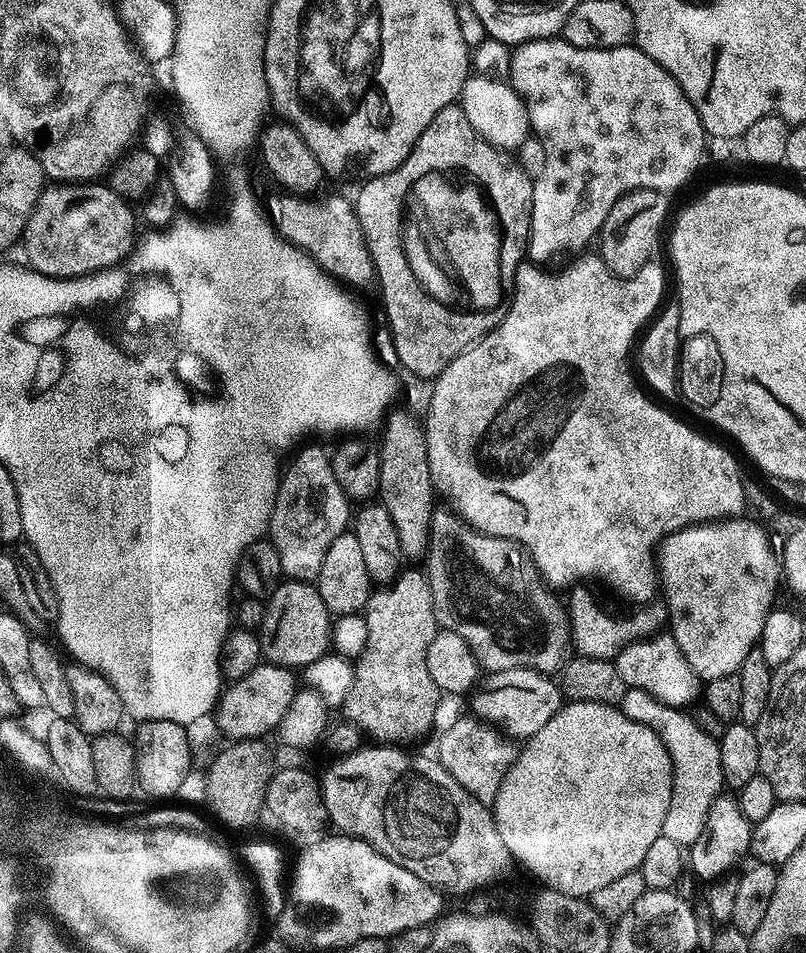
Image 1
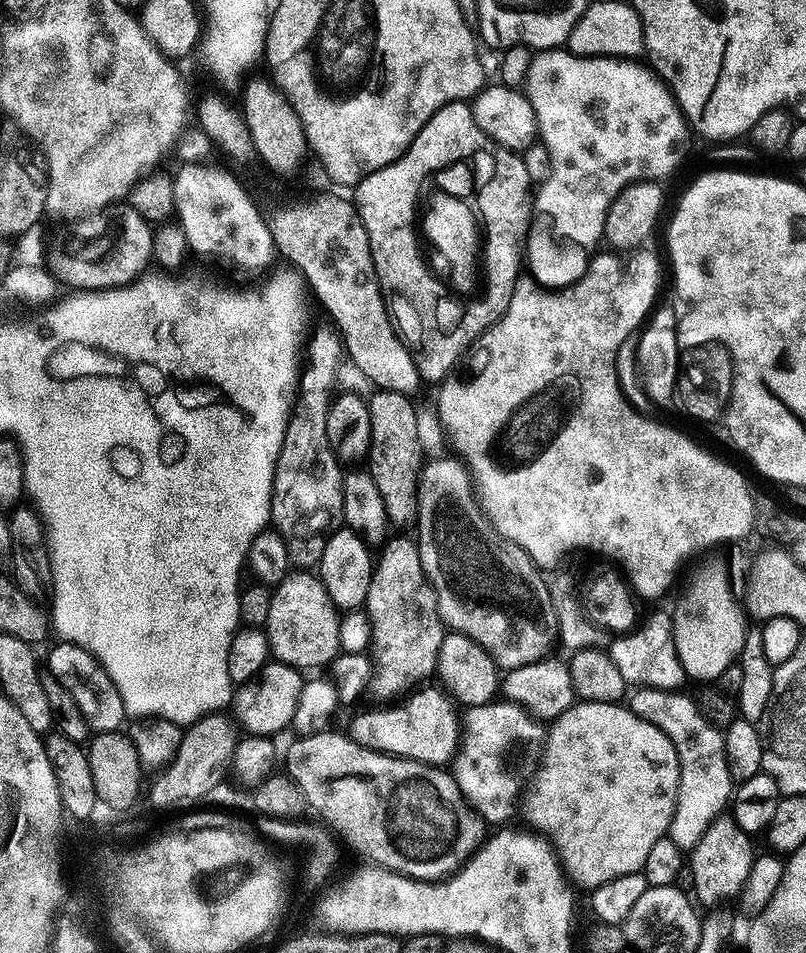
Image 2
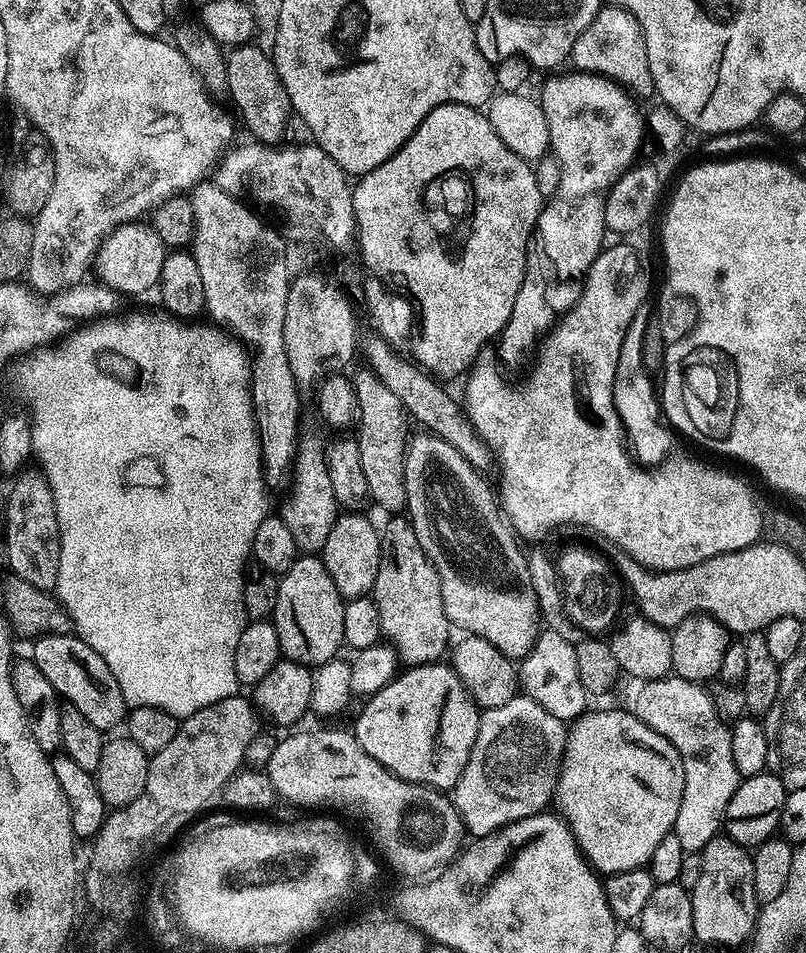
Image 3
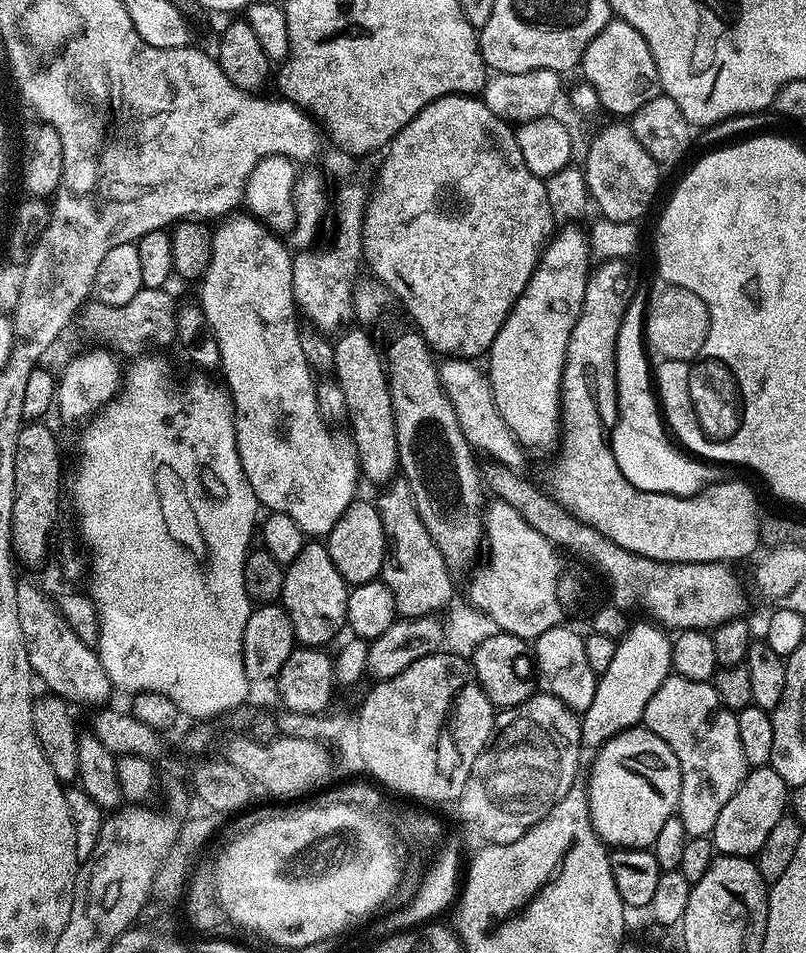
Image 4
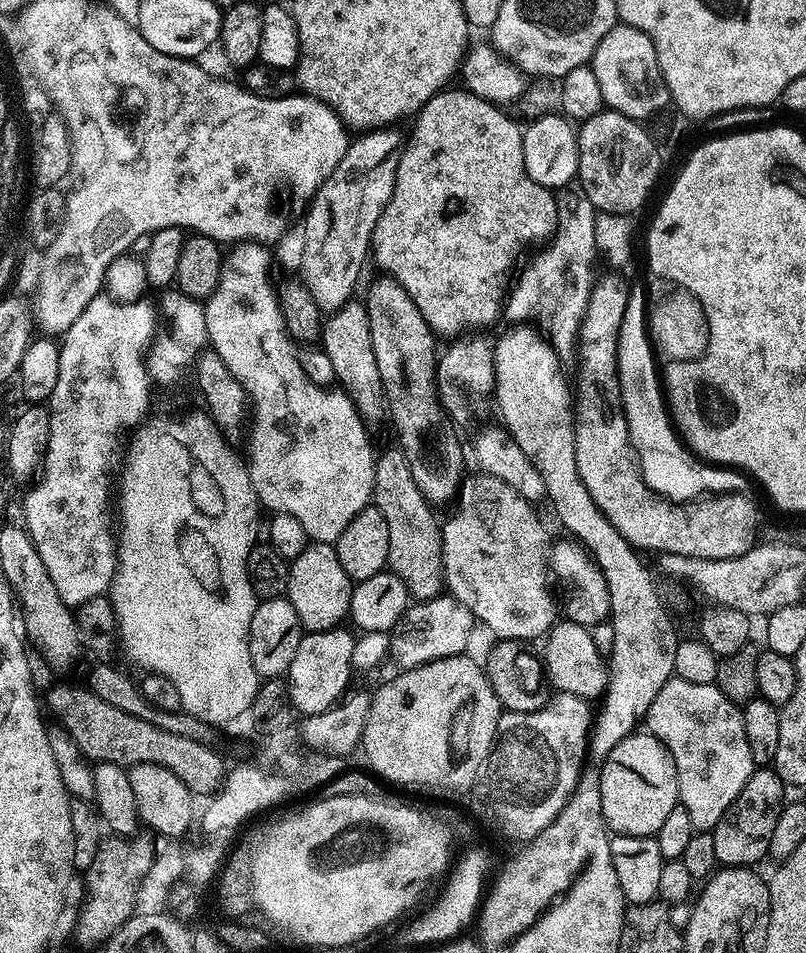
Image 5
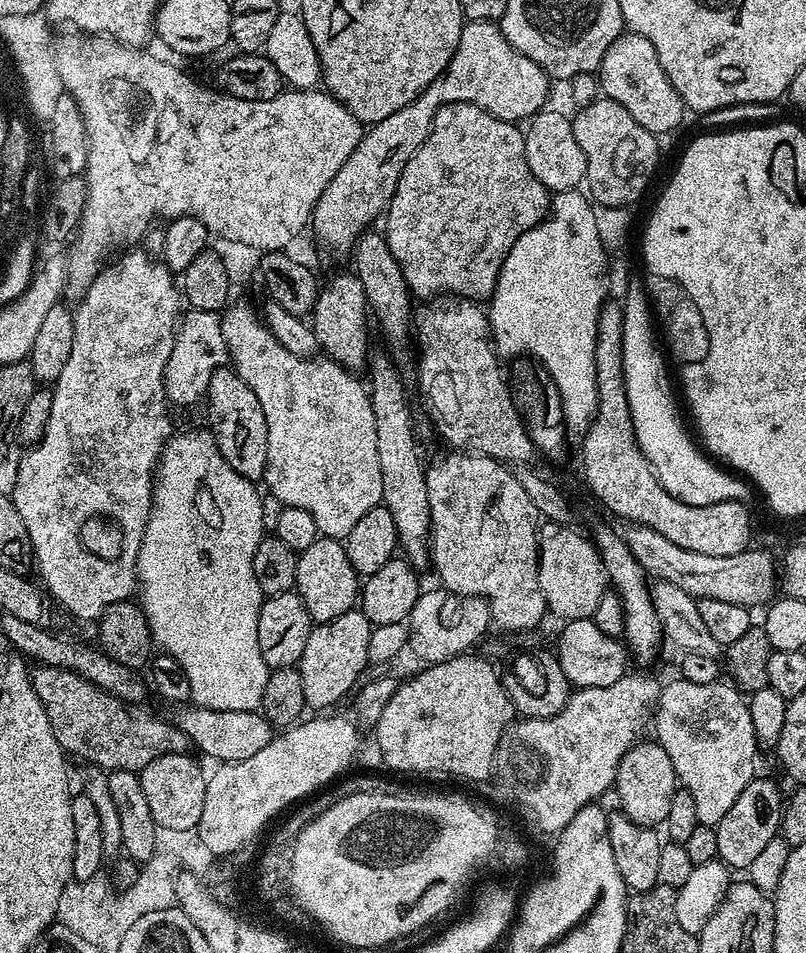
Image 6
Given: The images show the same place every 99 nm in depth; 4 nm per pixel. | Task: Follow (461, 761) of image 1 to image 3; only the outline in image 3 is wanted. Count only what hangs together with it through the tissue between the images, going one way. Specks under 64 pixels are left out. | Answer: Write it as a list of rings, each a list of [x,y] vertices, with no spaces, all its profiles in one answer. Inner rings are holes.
[[[523,694],[510,698],[503,706],[483,709],[478,738],[456,787],[450,792],[465,829],[476,838],[488,836],[507,824],[545,811],[560,785],[568,734],[565,721],[554,718],[554,714],[542,710],[538,702]]]

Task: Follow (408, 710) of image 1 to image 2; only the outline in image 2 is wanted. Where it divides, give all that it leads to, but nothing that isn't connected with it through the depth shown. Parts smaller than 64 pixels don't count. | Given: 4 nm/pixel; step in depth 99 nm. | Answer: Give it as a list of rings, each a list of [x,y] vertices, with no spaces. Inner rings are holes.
[[[411,535],[385,539],[379,552],[370,578],[370,594],[364,603],[372,627],[370,655],[375,665],[370,692],[396,698],[435,673],[446,629],[438,614],[436,591],[422,570],[415,539]]]

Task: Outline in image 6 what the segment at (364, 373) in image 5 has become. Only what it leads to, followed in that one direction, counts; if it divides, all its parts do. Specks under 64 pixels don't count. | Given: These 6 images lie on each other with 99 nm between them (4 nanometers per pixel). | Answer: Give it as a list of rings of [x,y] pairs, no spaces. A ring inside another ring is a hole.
[[[351,271],[323,281],[316,293],[316,304],[310,313],[310,323],[323,355],[344,370],[363,369],[370,359],[368,352],[368,324],[370,328],[370,309],[364,297],[362,282]]]

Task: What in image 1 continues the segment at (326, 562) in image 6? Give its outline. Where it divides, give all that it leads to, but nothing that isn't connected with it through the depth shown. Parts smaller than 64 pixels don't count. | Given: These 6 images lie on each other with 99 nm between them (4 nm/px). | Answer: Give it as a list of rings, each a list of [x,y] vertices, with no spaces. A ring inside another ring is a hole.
[[[289,580],[276,585],[264,605],[264,621],[258,630],[263,659],[283,668],[303,670],[310,662],[322,658],[330,648],[333,617],[322,602],[315,583],[307,580]]]

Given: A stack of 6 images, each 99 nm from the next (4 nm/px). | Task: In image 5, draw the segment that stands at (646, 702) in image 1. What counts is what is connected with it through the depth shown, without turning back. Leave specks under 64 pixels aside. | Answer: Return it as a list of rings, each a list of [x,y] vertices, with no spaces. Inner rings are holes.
[[[673,675],[654,694],[654,702],[648,707],[646,728],[664,743],[674,758],[680,787],[679,807],[690,814],[690,822],[697,832],[711,832],[722,814],[730,810],[734,798],[742,794],[742,786],[746,786],[754,771],[741,705],[731,701],[716,684],[686,682],[681,676]]]

